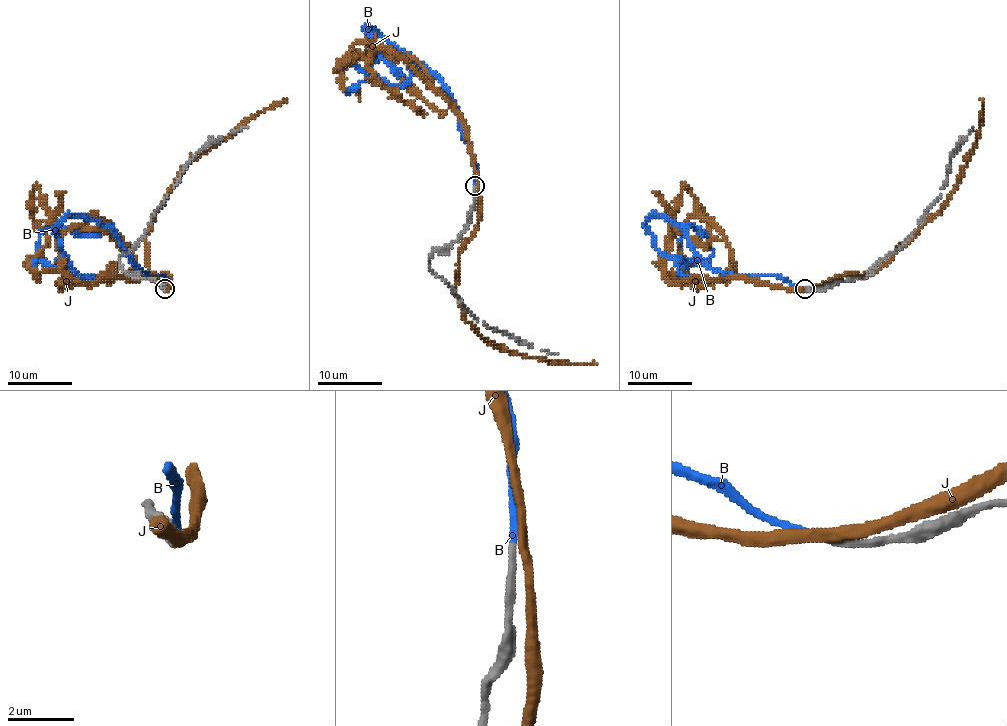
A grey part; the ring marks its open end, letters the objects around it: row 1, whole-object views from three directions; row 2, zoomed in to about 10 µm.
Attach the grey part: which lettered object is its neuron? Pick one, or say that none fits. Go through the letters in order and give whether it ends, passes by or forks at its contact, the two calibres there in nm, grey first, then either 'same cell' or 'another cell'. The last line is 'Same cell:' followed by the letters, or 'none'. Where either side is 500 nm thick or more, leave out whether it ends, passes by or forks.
B: it ends | 220/200 nm | same cell
J: it passes by | 240/300 nm | another cell
Same cell: B

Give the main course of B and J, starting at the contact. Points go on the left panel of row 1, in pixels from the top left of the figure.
B: (165, 288), (96, 221), (69, 215), (56, 234), (64, 258), (51, 266), (40, 250)
J: (167, 288), (154, 279), (77, 280), (64, 267), (59, 235), (86, 216), (99, 216), (131, 253), (130, 269)

